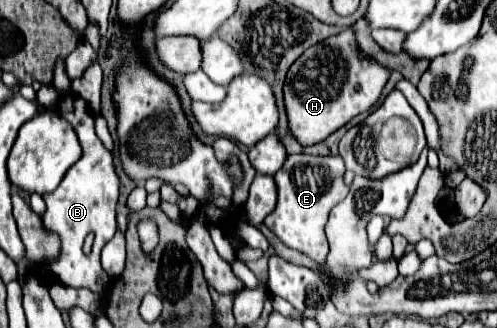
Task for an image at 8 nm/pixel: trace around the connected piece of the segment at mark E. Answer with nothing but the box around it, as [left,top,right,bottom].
[266,156,348,262]

